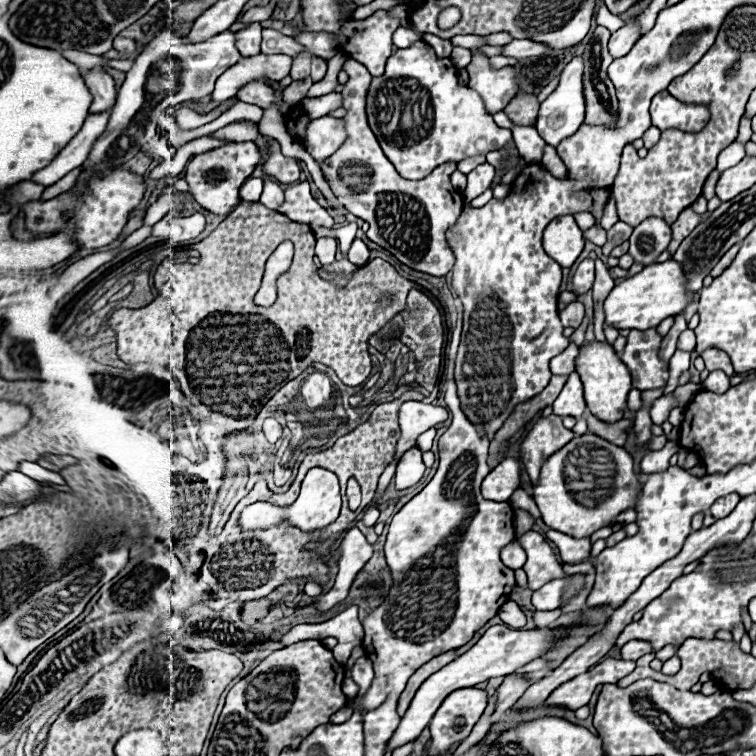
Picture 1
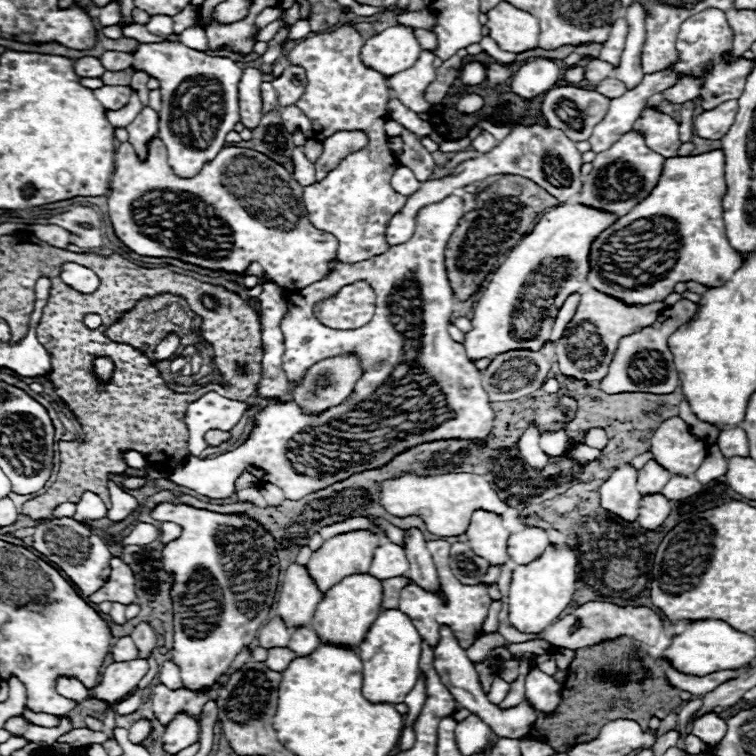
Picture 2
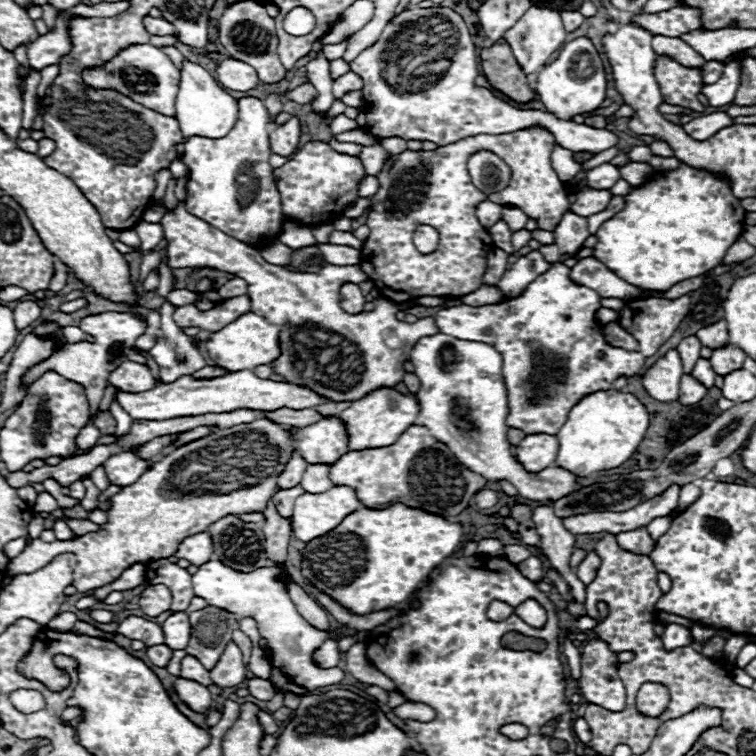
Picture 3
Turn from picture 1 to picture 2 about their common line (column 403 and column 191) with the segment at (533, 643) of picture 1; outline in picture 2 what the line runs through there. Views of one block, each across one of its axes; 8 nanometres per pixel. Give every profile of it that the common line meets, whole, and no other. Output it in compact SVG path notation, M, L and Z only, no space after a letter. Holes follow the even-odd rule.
M178 714L170 726L164 730L164 752L166 754L178 754L180 750L192 746L194 742L198 742L198 720L186 714Z

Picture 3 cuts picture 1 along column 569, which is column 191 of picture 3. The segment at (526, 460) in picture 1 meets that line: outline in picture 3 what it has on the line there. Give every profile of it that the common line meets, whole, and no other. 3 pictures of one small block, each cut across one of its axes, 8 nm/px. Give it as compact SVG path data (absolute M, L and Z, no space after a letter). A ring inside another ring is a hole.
M196 426L196 428L188 430L188 432L182 432L182 434L178 436L178 440L172 444L172 448L170 448L170 450L176 450L176 448L180 448L180 446L188 444L188 442L200 440L200 438L204 438L204 436L208 436L208 434L210 434L210 426Z

